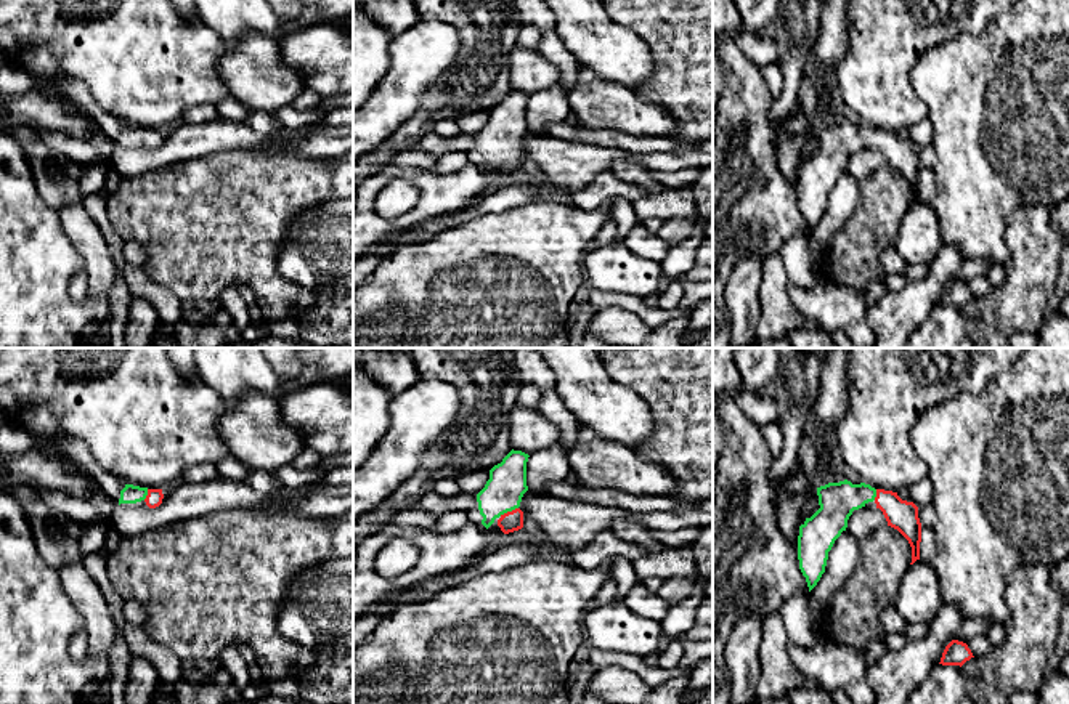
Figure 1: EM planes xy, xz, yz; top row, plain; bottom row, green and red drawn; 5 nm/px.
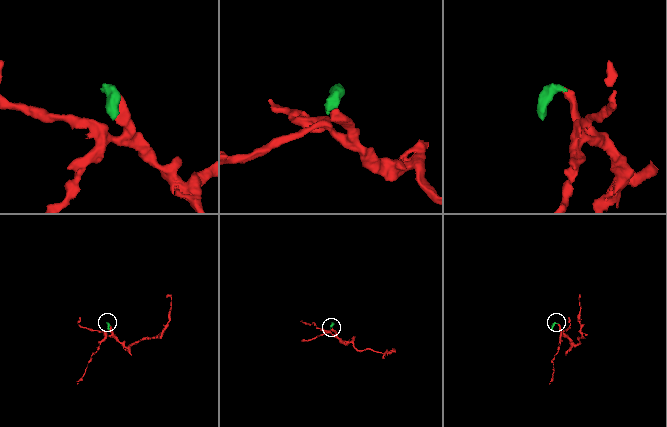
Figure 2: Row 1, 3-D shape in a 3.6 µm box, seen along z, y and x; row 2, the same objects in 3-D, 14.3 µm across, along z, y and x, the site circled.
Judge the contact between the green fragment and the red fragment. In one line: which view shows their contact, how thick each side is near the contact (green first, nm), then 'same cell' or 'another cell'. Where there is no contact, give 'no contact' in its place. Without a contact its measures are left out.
xz | 200/100 nm | same cell

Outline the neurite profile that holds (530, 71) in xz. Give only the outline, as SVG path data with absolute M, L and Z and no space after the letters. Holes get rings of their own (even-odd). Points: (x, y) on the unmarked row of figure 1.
M515 47L509 55L509 66L512 90L528 96L560 80L559 67L539 50Z

